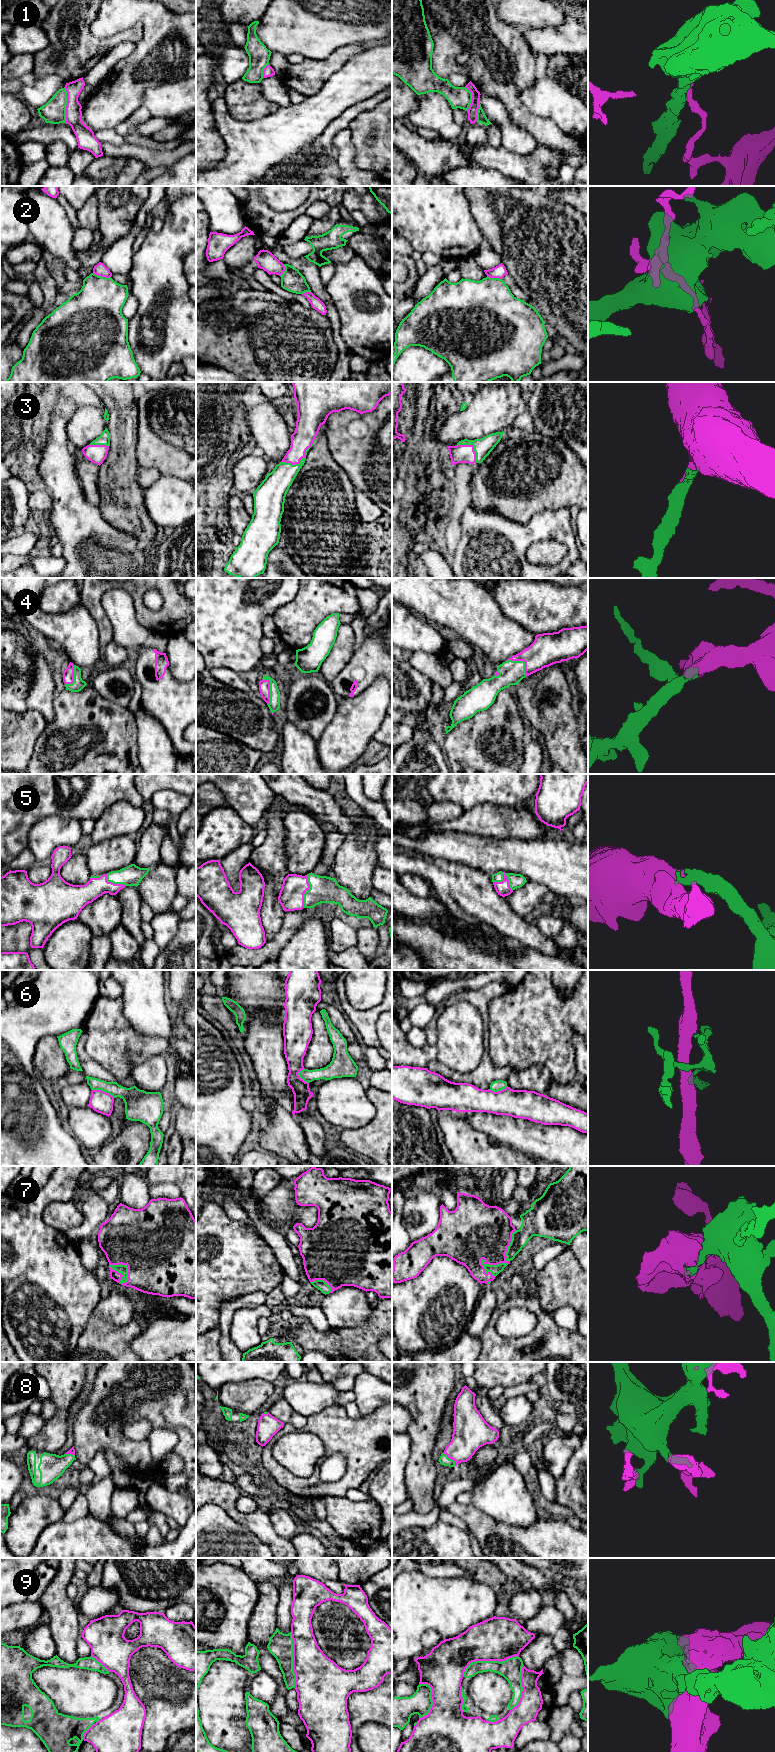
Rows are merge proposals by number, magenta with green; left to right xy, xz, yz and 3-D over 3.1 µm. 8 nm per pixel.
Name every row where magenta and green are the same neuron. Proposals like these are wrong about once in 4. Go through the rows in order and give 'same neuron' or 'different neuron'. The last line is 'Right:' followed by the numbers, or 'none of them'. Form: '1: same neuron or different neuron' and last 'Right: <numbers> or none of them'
1: different neuron
2: different neuron
3: same neuron
4: same neuron
5: same neuron
6: different neuron
7: same neuron
8: same neuron
9: different neuron
Right: 3, 4, 5, 7, 8

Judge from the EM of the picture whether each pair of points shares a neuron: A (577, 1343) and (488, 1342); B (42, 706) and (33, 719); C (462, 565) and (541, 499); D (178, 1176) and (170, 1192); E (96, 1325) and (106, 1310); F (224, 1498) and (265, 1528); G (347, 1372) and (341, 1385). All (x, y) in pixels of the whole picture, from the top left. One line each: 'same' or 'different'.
A: same
B: different
C: different
D: different
E: different
F: same
G: same

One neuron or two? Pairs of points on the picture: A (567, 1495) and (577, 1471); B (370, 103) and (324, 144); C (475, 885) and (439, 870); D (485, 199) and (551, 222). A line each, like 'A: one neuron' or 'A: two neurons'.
A: one neuron
B: one neuron
C: one neuron
D: one neuron

